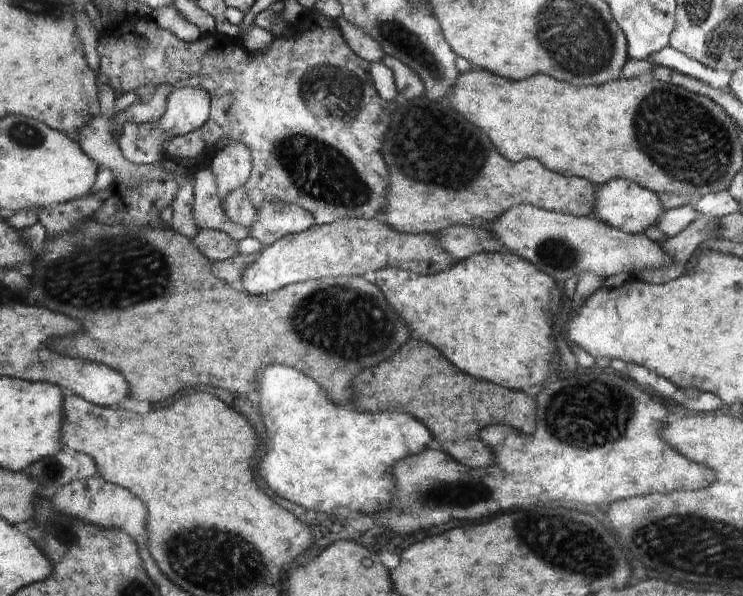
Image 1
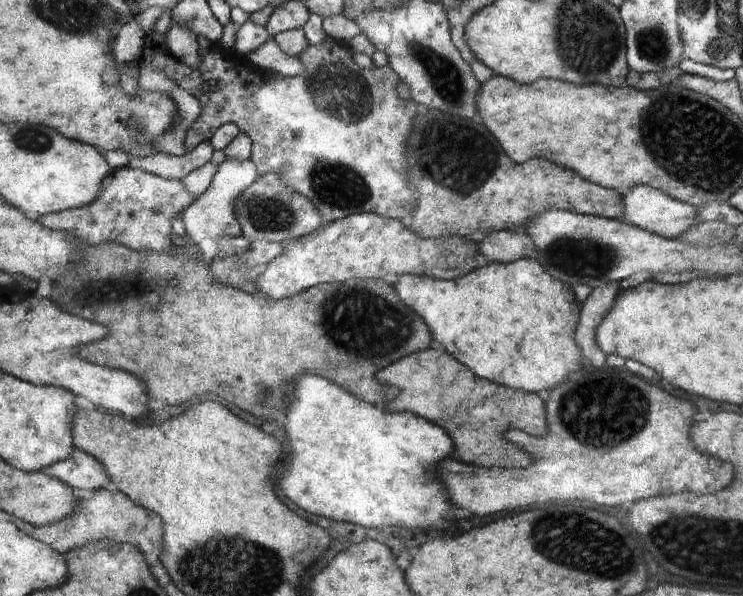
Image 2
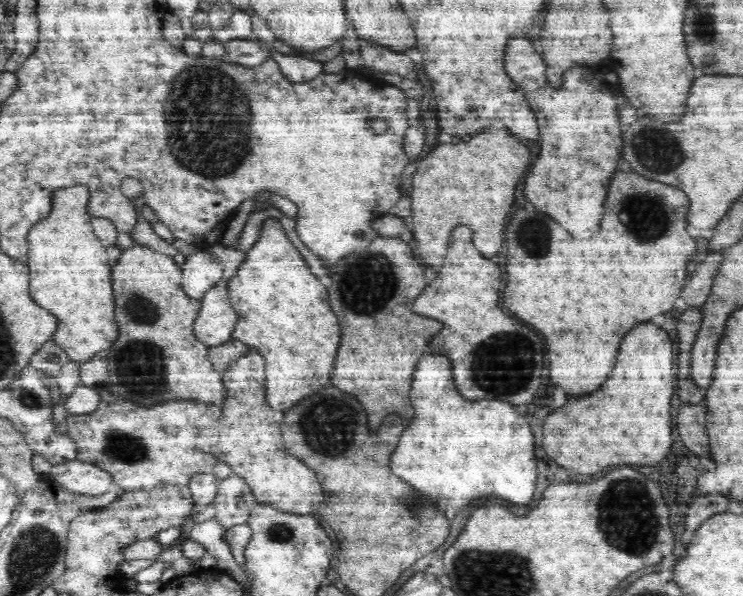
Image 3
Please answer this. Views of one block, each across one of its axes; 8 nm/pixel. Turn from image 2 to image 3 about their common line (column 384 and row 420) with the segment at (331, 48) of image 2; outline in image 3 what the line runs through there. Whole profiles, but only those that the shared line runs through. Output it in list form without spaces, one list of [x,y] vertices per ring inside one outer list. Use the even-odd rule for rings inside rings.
[[[98,386],[100,404],[98,408],[87,415],[69,414],[66,417],[67,432],[74,439],[77,448],[77,459],[81,462],[93,463],[94,466],[109,472],[113,476],[116,488],[126,490],[151,490],[156,486],[187,486],[194,474],[215,472],[220,464],[217,458],[204,452],[198,446],[198,434],[220,418],[222,408],[214,403],[194,402],[193,399],[170,400],[166,404],[144,408],[128,402],[126,398],[112,396],[109,387]]]

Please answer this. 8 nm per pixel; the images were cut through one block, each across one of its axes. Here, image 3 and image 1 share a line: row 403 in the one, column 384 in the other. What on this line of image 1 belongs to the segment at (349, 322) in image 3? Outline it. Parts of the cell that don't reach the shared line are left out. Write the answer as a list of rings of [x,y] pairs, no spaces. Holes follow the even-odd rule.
[[[408,340],[408,346],[402,344],[400,354],[396,354],[396,358],[388,358],[380,362],[380,366],[372,366],[364,370],[364,374],[356,378],[356,390],[360,390],[360,398],[356,398],[354,406],[360,410],[408,413],[425,423],[429,429],[440,426],[440,432],[431,430],[436,442],[439,442],[453,459],[467,467],[492,466],[492,458],[482,456],[484,446],[476,438],[476,430],[501,424],[515,427],[524,434],[531,435],[536,432],[536,402],[532,396],[528,396],[524,391],[492,384],[490,381],[474,380],[473,376],[468,376],[460,372],[456,366],[452,366],[434,346],[420,340]],[[446,404],[450,408],[448,412],[446,412]],[[470,410],[480,414],[474,422],[468,424],[466,414]],[[494,412],[504,412],[504,418],[500,420],[488,418],[488,414]],[[446,414],[452,418],[448,418]]]

